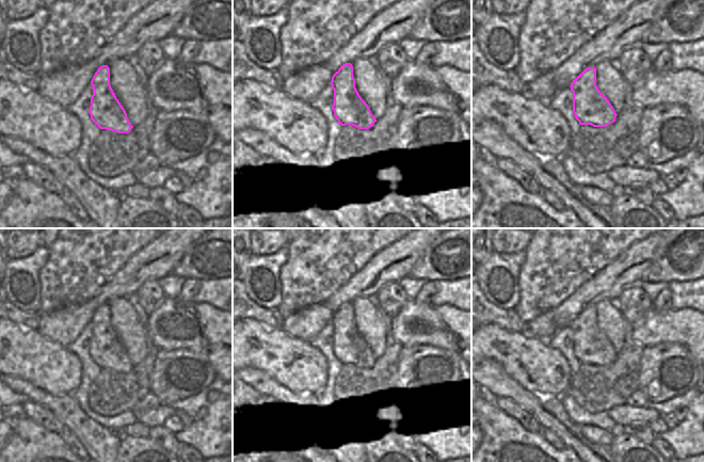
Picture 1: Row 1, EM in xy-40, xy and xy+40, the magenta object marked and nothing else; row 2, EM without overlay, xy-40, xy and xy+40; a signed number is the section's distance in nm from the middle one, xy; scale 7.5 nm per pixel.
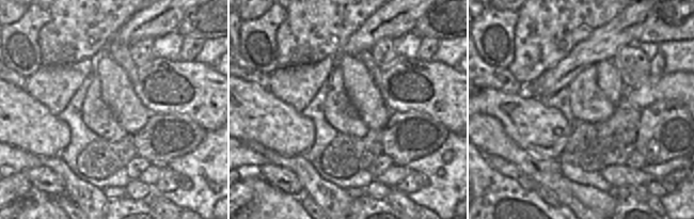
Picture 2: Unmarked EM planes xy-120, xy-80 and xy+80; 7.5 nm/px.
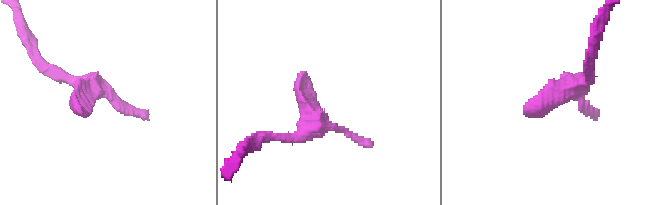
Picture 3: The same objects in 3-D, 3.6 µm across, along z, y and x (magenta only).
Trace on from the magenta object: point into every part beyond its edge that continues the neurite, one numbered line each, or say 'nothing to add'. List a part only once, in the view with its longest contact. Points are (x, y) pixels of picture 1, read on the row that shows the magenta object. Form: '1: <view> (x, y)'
nothing to add

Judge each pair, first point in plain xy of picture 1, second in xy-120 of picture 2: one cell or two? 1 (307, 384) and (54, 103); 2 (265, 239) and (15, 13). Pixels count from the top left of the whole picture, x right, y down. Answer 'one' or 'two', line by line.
1: two
2: one

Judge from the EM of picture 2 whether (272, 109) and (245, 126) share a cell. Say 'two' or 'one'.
one

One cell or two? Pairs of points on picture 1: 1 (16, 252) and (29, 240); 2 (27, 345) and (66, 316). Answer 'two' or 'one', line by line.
1: one
2: two

